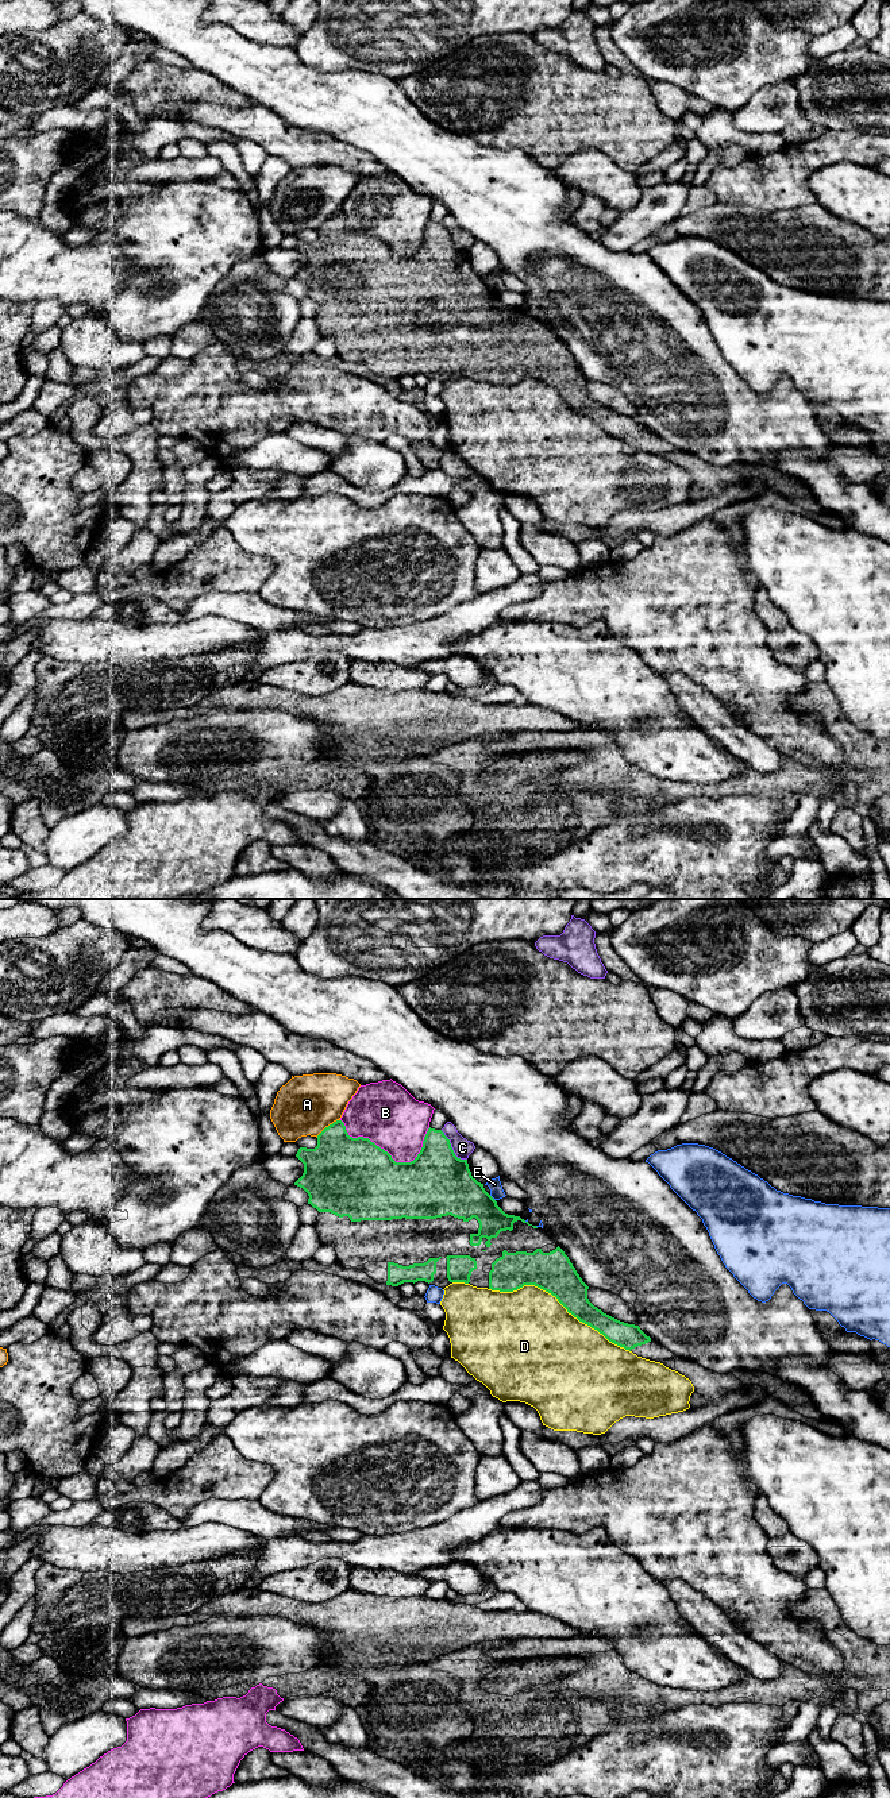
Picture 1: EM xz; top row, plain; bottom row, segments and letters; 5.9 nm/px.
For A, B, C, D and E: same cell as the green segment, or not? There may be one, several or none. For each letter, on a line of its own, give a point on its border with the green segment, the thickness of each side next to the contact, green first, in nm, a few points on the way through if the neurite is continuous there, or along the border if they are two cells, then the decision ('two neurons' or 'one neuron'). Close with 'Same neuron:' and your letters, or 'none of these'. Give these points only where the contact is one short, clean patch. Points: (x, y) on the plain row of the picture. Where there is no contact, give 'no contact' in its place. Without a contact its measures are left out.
A: contact xz (328, 219); calibres 380 and 360 nm; border xz (339, 212), (330, 216), (316, 230); two neurons
B: contact xz (389, 247); calibres 480 and 360 nm; two neurons
C: contact xz (451, 240); calibres 400 and 120 nm; two neurons
D: contact xz (561, 396); calibres 240 and 500 nm; two neurons
E: contact xz (492, 290); calibres 300 and 80 nm; two neurons
Same neuron: none of these

